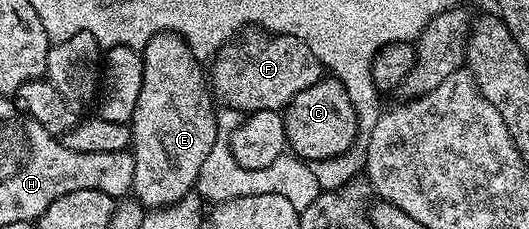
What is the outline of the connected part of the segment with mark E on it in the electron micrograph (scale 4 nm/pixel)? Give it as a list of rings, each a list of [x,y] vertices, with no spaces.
[[[157,34],[148,40],[148,44],[141,47],[141,55],[143,60],[143,83],[140,89],[140,96],[136,101],[135,114],[131,116],[128,123],[130,128],[130,140],[132,143],[132,153],[134,155],[134,188],[133,193],[136,195],[137,201],[141,202],[143,207],[150,210],[160,210],[164,206],[174,206],[185,194],[191,193],[198,185],[198,177],[200,176],[200,168],[204,164],[204,160],[208,160],[208,152],[212,152],[212,148],[220,140],[220,131],[218,129],[218,116],[216,113],[216,102],[212,97],[211,87],[208,85],[207,75],[204,73],[203,63],[188,48],[188,44],[178,34]]]

